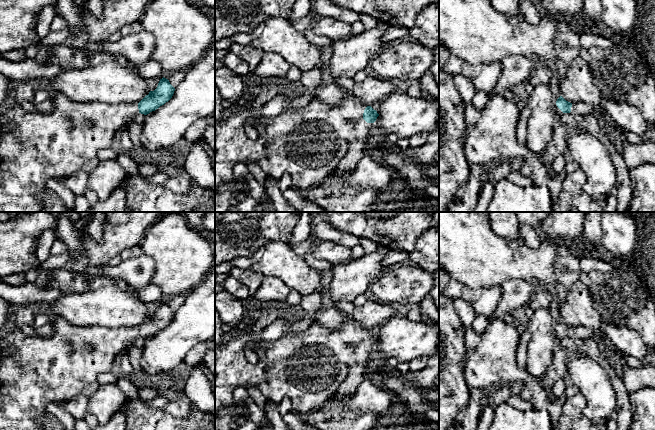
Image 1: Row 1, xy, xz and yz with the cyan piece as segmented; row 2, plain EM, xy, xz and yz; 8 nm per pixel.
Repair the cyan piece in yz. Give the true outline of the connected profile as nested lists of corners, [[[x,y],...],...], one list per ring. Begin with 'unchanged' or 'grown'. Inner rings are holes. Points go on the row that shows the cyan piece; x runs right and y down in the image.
grown; [[[560,96],[554,103],[554,112],[557,116],[563,113],[570,113],[575,116],[591,114],[594,107],[590,104],[578,102],[570,103]]]

